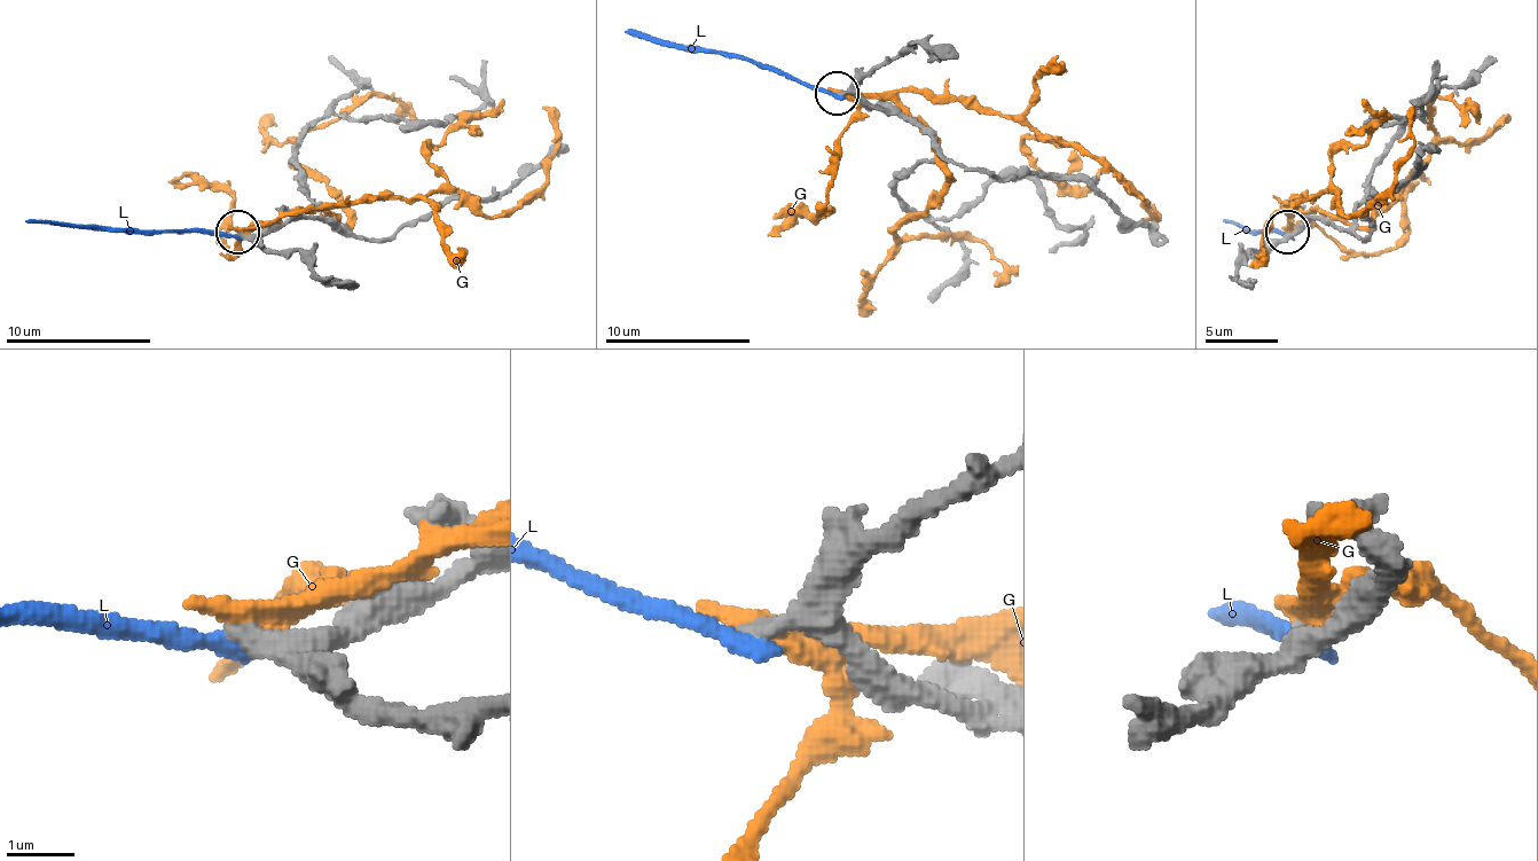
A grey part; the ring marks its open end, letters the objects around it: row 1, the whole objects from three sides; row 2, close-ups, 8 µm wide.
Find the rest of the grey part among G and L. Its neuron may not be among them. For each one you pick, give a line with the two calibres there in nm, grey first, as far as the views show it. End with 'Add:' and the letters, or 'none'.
Add: none

